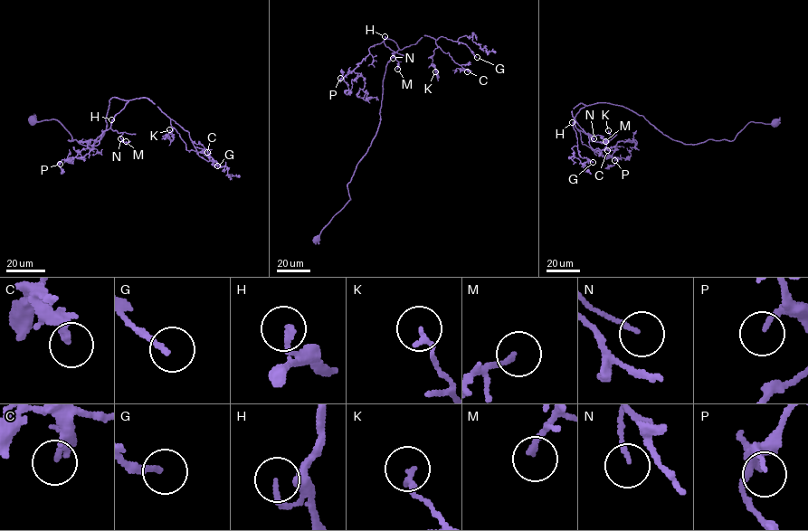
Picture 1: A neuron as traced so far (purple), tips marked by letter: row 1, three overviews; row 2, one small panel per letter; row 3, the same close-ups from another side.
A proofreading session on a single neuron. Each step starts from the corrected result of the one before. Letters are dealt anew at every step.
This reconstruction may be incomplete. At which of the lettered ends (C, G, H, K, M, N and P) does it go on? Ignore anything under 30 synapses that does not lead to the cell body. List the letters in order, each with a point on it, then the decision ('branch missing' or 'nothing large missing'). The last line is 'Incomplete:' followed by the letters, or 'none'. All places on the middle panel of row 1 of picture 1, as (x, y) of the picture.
C: (467, 71) | nothing large missing
G: (477, 57) | branch missing
H: (384, 36) | branch missing
K: (435, 71) | nothing large missing
M: (397, 69) | branch missing
N: (393, 58) | nothing large missing
P: (340, 78) | nothing large missing
Incomplete: G, H, M

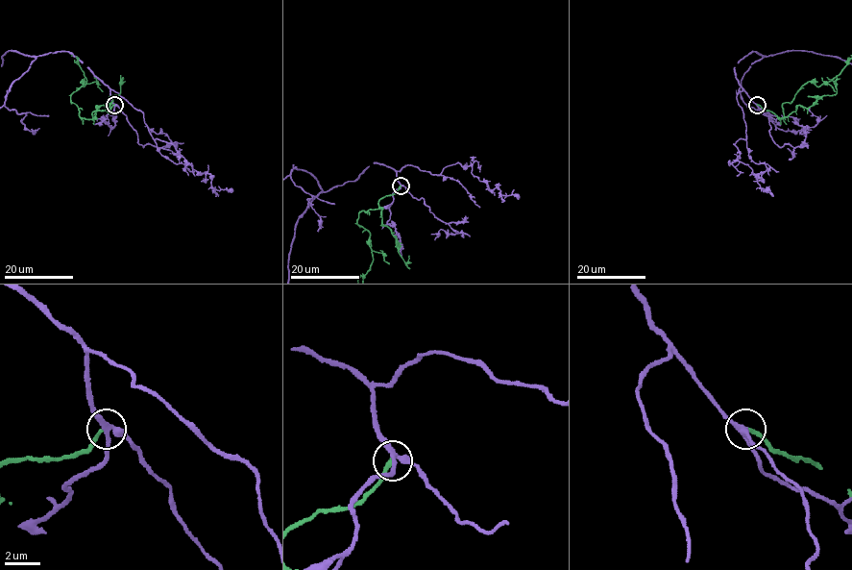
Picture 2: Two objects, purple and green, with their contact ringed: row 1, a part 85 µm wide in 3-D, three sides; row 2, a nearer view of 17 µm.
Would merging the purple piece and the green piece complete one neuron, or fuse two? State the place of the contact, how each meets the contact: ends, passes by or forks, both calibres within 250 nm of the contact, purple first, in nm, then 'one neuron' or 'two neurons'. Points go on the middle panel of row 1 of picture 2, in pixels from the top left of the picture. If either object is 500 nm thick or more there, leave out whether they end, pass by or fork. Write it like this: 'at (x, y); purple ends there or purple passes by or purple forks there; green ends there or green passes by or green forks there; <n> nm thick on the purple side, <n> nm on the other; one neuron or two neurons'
at (401, 185); purple forks there; green ends there; 240 nm thick on the purple side, 200 nm on the other; two neurons

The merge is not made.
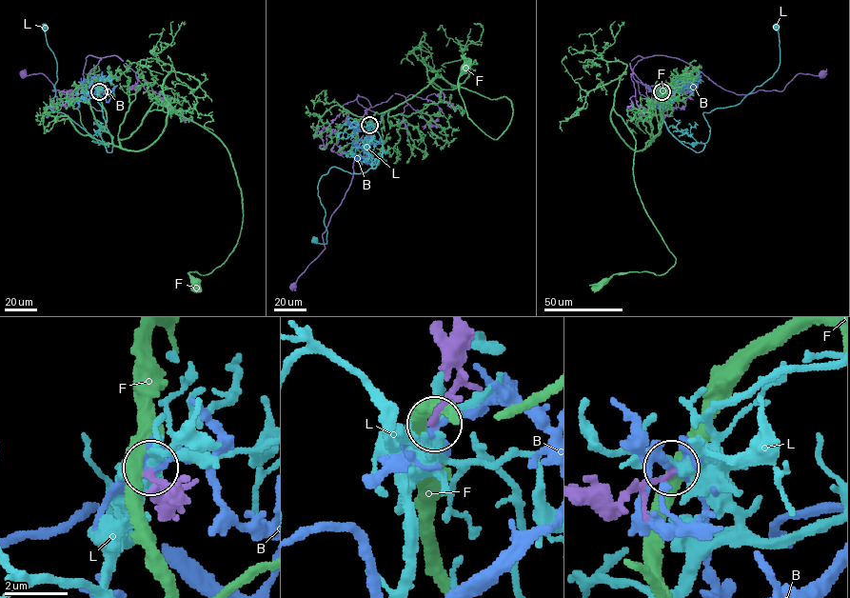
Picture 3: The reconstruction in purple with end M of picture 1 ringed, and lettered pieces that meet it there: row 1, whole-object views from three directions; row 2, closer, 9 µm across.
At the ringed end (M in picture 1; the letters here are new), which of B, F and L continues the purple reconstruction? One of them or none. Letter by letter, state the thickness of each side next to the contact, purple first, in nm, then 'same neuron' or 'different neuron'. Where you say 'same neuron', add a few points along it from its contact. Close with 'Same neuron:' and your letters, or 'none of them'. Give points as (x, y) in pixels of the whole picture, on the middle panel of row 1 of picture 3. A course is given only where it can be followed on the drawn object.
B: 200 nm thick on the purple side, 220 nm on the other; different neuron
F: 190 nm thick on the purple side, 480 nm on the other; different neuron
L: 200 nm thick on the purple side, 300 nm on the other; different neuron
Same neuron: none of them

